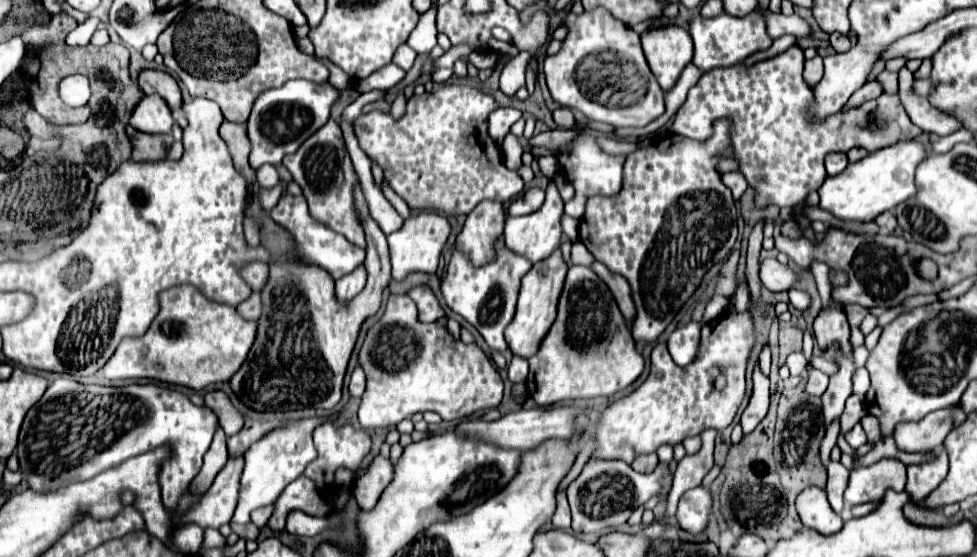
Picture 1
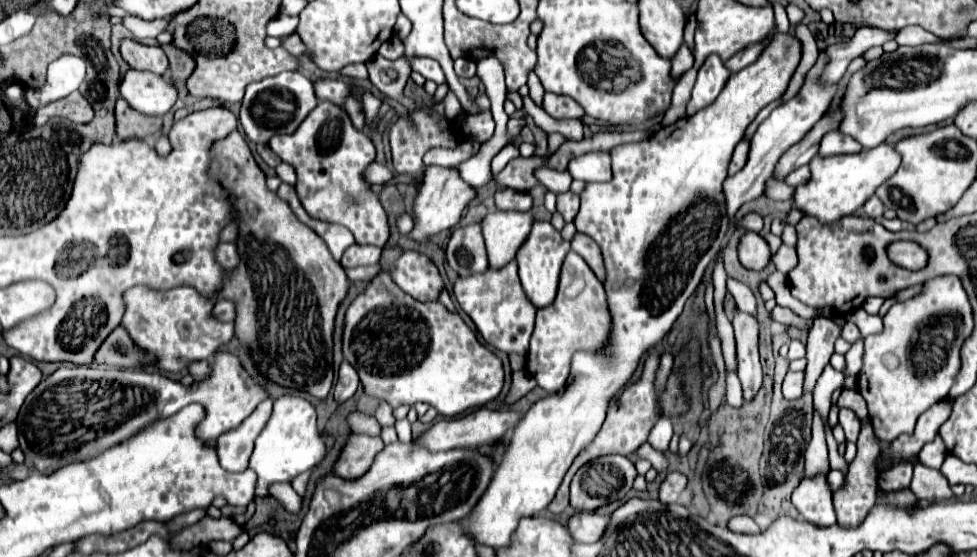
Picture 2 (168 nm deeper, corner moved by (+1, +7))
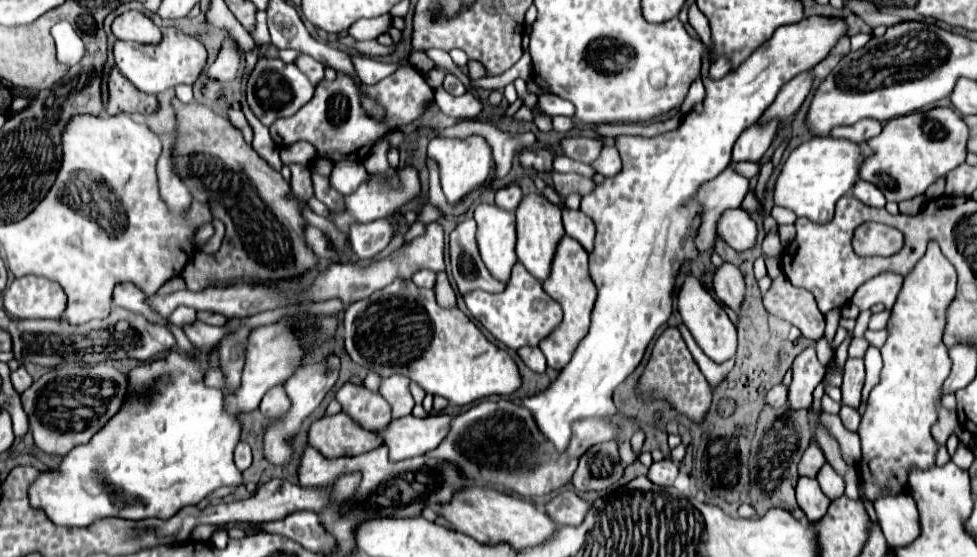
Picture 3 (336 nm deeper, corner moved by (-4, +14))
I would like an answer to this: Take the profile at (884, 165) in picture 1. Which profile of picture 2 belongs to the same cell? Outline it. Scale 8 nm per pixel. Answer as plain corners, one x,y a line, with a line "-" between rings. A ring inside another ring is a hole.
882,143
874,149
862,149
854,155
834,155
834,157
820,157
816,155
810,161
812,179
808,185
796,187
794,203
806,215
818,217
822,223
834,223
840,217
856,213
864,203
876,193
876,187
884,185
900,167
902,159
900,153
892,143

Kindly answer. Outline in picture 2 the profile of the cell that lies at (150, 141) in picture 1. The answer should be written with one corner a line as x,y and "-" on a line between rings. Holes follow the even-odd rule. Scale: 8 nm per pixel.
124,99
116,101
116,137
126,139
144,139
146,135
158,133
162,129
162,117
148,117
134,109

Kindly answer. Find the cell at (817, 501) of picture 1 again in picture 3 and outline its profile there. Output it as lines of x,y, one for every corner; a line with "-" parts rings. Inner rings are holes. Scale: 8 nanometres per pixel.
799,478
797,482
797,504
805,512
809,520
819,520
825,516
825,510
829,508
829,498
819,488
819,482
815,478

